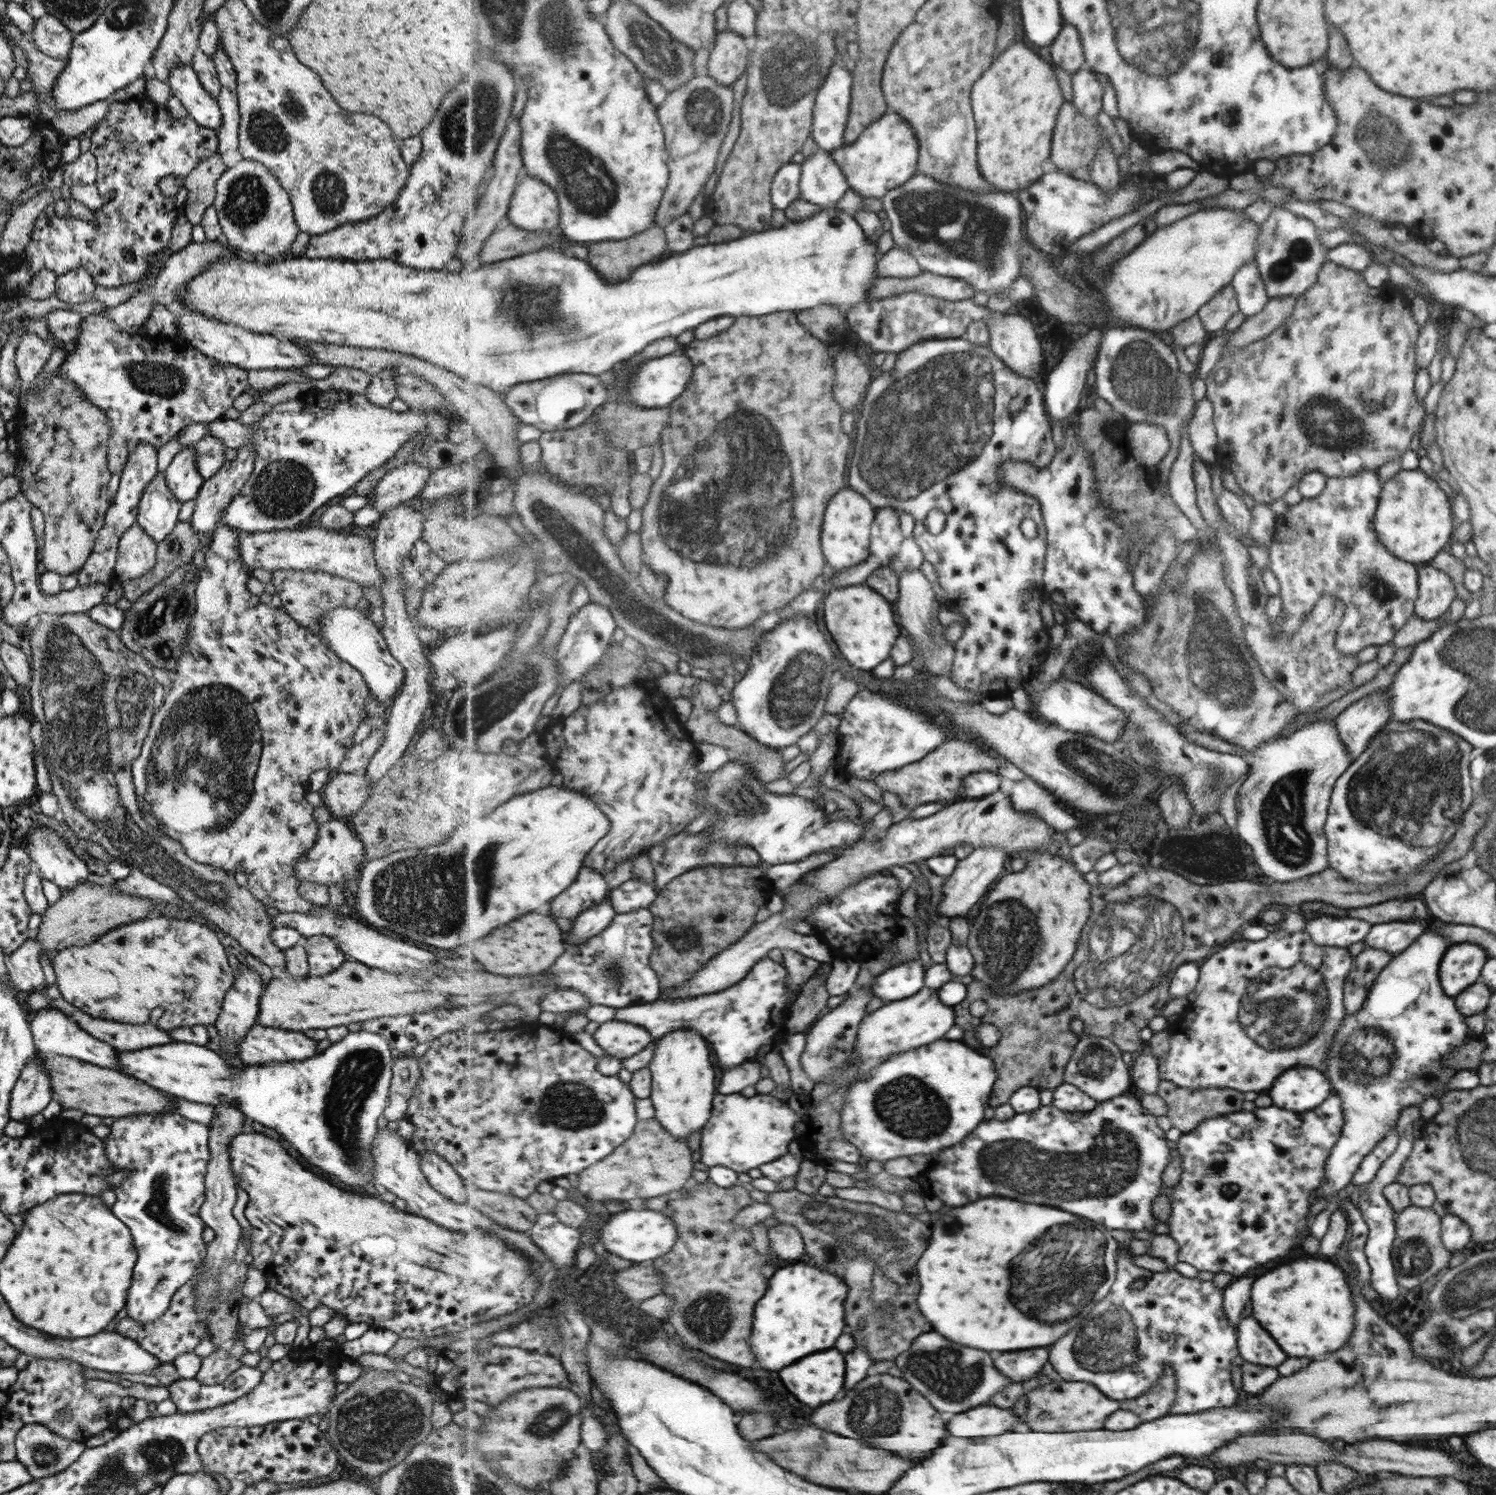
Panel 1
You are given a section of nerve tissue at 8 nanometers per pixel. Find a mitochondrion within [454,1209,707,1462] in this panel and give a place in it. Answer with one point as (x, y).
(549, 1423)

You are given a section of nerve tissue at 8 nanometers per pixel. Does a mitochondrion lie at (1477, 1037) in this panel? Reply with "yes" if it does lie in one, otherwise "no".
no

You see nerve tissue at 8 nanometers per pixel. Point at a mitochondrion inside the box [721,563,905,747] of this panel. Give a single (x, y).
(792, 696)

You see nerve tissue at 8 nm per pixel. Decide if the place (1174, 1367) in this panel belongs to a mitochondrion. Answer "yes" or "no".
no

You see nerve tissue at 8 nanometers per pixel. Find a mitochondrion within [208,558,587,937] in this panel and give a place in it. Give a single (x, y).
(473, 716)

